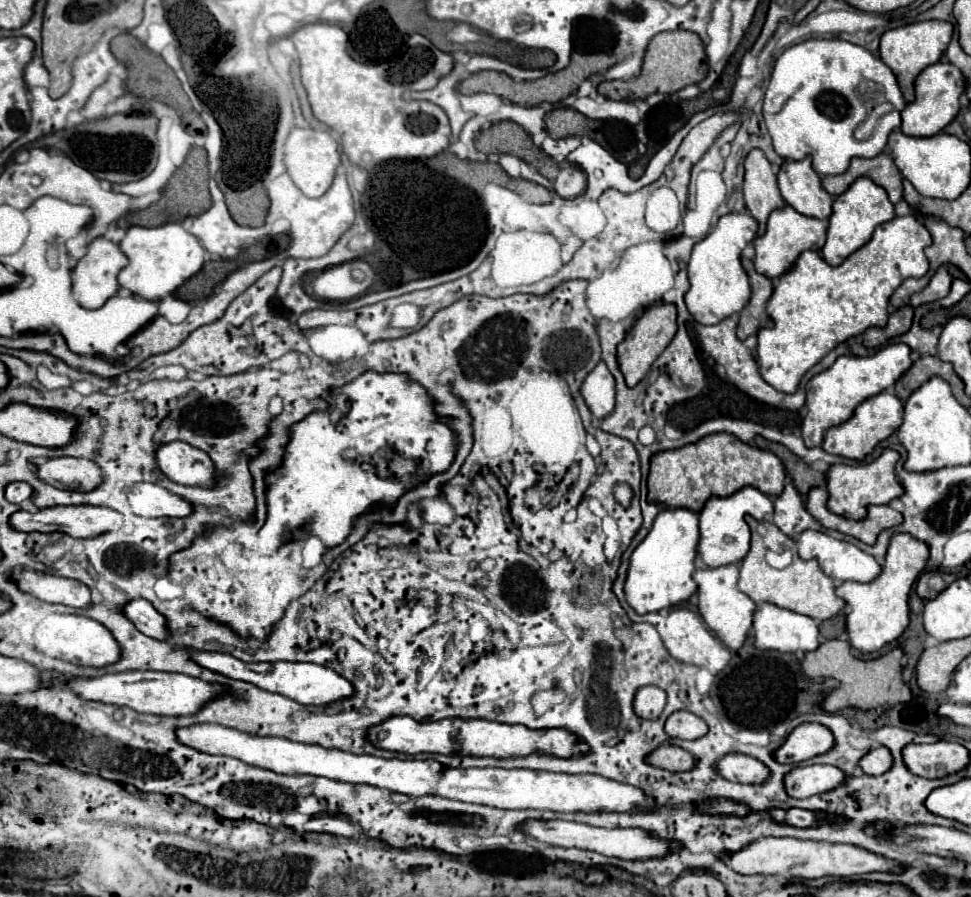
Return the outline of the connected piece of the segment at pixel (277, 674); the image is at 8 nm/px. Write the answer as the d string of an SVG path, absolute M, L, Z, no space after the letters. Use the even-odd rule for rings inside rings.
M188 649L188 653L190 653L190 659L194 659L194 663L198 663L200 667L226 675L230 679L240 679L240 681L252 683L252 685L272 691L272 693L286 695L302 705L328 705L328 703L346 699L354 693L354 687L350 681L346 681L336 671L316 665L316 663L284 663L284 661L280 661L280 663L244 663L226 653L210 653L210 651L196 651L196 649Z

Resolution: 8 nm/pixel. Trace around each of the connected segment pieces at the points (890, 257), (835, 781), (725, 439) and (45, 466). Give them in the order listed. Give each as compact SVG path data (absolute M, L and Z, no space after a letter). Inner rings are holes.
M906 215L878 225L872 239L838 267L828 265L816 251L802 251L794 267L780 275L768 301L774 329L760 329L756 335L756 361L762 379L782 393L794 393L802 375L836 345L864 333L868 327L884 327L888 299L896 287L904 279L918 279L928 271L924 247L930 243L932 237L922 221Z
M806 765L794 767L784 775L784 789L790 797L806 799L818 793L826 793L844 781L844 773L832 765Z
M712 433L680 449L660 451L650 459L648 501L660 505L700 511L712 495L728 497L748 485L770 497L780 495L784 489L784 465L774 453L750 447L730 433Z
M76 457L46 459L36 467L36 475L44 483L72 491L92 491L102 483L102 473L94 461Z

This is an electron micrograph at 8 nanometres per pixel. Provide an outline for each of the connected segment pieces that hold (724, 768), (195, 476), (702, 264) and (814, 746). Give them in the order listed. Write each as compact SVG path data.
M724 755L716 763L718 775L736 783L764 783L770 775L768 767L748 755Z
M182 441L164 443L162 447L158 447L154 455L158 469L170 481L176 481L180 485L210 487L218 477L210 457L196 447L190 447L188 443Z
M728 213L718 219L714 229L692 247L688 261L688 279L690 289L684 295L686 307L692 317L702 325L716 325L722 319L740 313L750 299L748 275L740 263L742 249L754 241L758 223L752 215L746 213Z
M802 723L798 725L786 741L772 753L778 763L800 763L814 755L830 751L834 745L834 735L820 723Z

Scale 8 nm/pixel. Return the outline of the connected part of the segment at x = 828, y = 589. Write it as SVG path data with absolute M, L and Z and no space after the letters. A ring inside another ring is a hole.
M748 517L748 525L752 529L752 541L750 541L750 551L742 559L740 565L740 579L738 579L738 589L746 593L756 605L760 603L772 603L776 607L808 615L816 621L824 621L834 617L846 603L834 593L834 581L820 569L818 561L802 561L796 555L794 541L786 537L778 527L774 527L770 521L756 521ZM770 547L788 547L794 551L794 561L786 569L772 569L764 555Z

